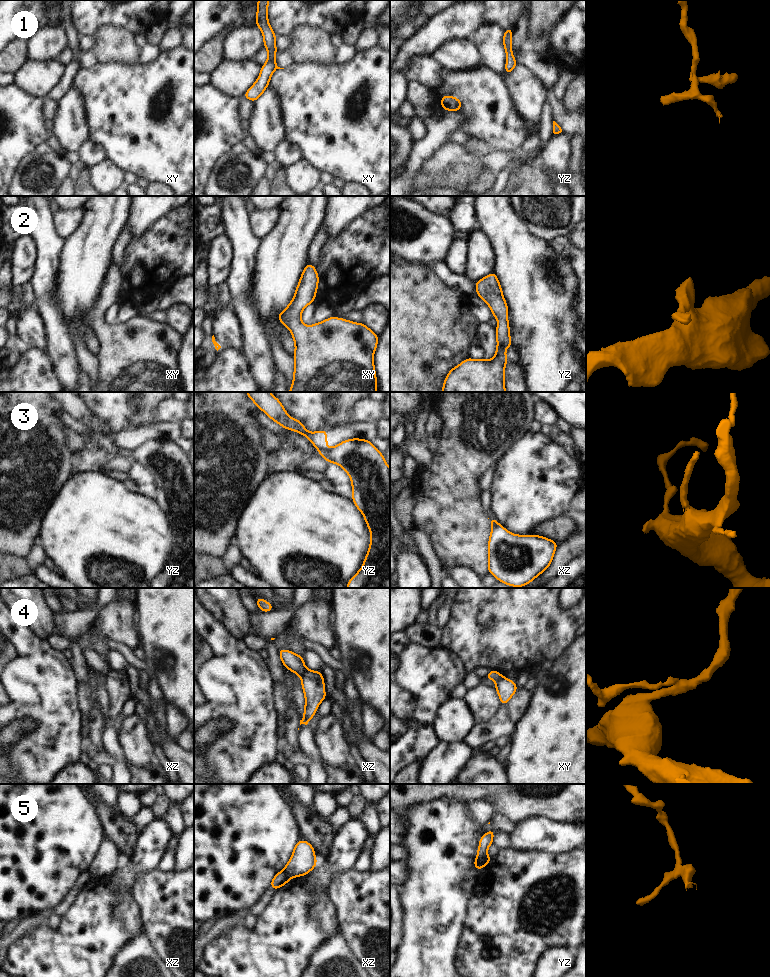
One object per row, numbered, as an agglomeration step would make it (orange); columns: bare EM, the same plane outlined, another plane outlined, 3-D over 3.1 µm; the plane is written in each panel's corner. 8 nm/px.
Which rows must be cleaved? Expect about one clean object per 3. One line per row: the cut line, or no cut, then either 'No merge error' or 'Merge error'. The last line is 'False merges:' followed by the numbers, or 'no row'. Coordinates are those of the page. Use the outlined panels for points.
1: Split along xy (274, 56), (275, 67), (273, 69). Merge error
2: No split. No merge error
3: Split along yz (328, 449), (319, 450). Merge error
4: Split along xz (306, 668), (301, 676). Merge error
5: Split along xz (283, 870), (287, 880). Merge error
False merges: 1, 3, 4, 5.

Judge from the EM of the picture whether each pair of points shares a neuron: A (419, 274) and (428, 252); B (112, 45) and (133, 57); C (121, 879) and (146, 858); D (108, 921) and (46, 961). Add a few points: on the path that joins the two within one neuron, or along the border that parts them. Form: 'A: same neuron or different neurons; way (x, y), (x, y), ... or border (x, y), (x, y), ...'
A: different neurons; border (408, 264), (419, 265)
B: same neuron; way (117, 45), (128, 52)
C: same neuron; way (127, 873), (140, 863)
D: same neuron; way (93, 934), (66, 961), (61, 961)

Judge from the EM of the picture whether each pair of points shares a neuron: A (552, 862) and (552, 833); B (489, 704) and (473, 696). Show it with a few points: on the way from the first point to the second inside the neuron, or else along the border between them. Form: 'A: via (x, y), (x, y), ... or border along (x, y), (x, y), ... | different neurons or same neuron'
A: border along (575, 849), (558, 854), (529, 851) | different neurons
B: via (485, 702), (477, 698) | same neuron

